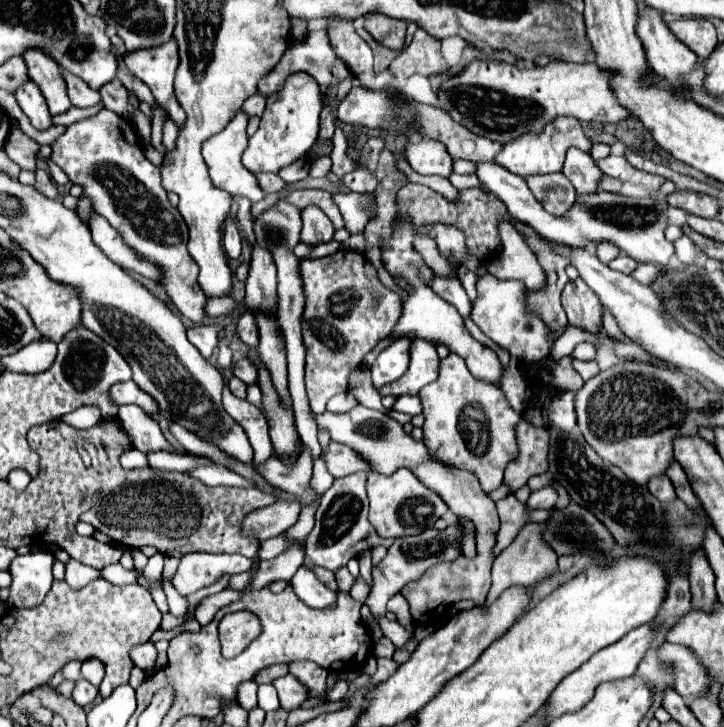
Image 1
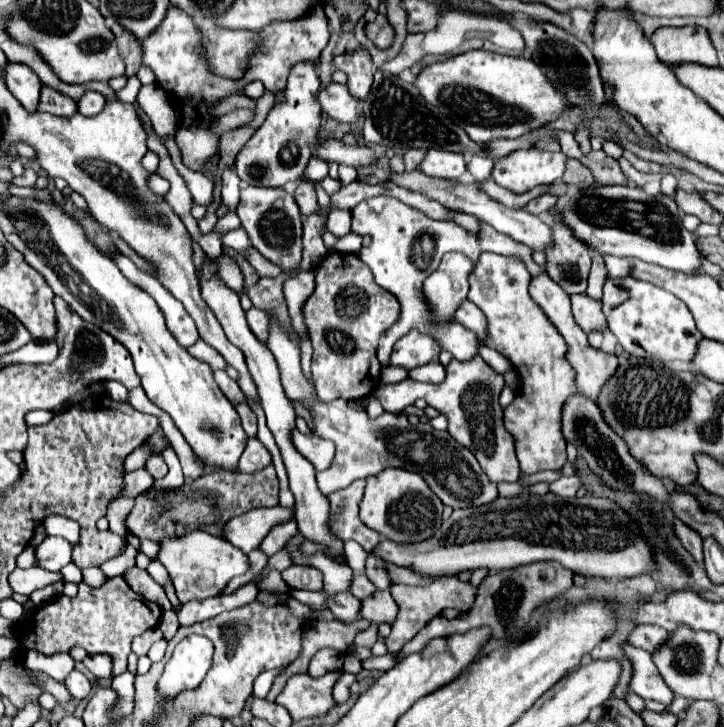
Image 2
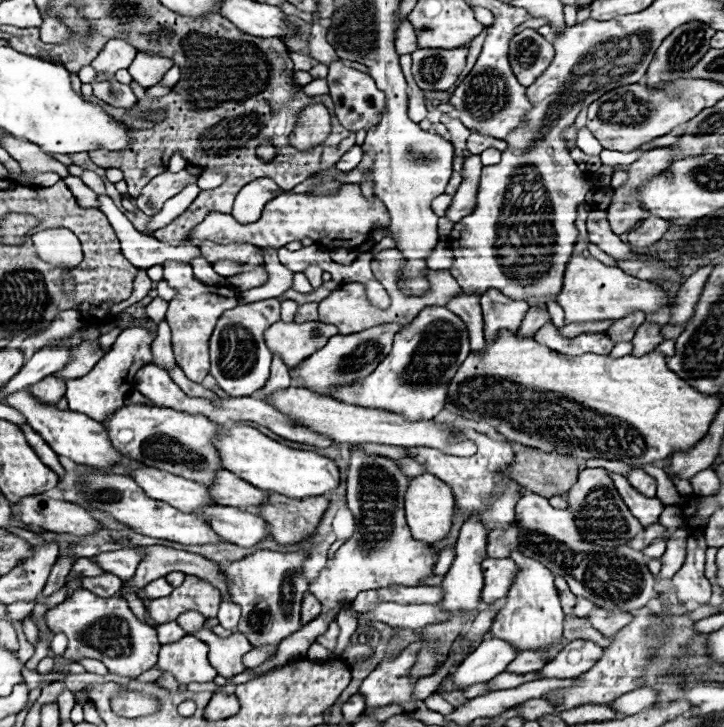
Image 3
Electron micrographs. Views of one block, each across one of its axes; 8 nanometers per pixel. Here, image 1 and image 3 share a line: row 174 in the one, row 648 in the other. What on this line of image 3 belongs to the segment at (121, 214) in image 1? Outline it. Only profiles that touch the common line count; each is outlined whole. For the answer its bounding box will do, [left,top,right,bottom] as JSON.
[46,590,160,678]

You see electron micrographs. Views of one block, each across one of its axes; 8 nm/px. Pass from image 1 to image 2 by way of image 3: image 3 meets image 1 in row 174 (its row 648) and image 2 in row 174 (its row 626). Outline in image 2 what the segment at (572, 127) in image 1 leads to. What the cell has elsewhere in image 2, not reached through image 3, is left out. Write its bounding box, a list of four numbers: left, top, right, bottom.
[492,148,566,192]

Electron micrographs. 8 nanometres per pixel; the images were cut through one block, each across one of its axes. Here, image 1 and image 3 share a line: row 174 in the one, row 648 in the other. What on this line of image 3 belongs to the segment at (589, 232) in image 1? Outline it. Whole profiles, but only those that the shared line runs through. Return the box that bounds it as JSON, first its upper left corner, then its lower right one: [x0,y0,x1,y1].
[448,638,518,690]

